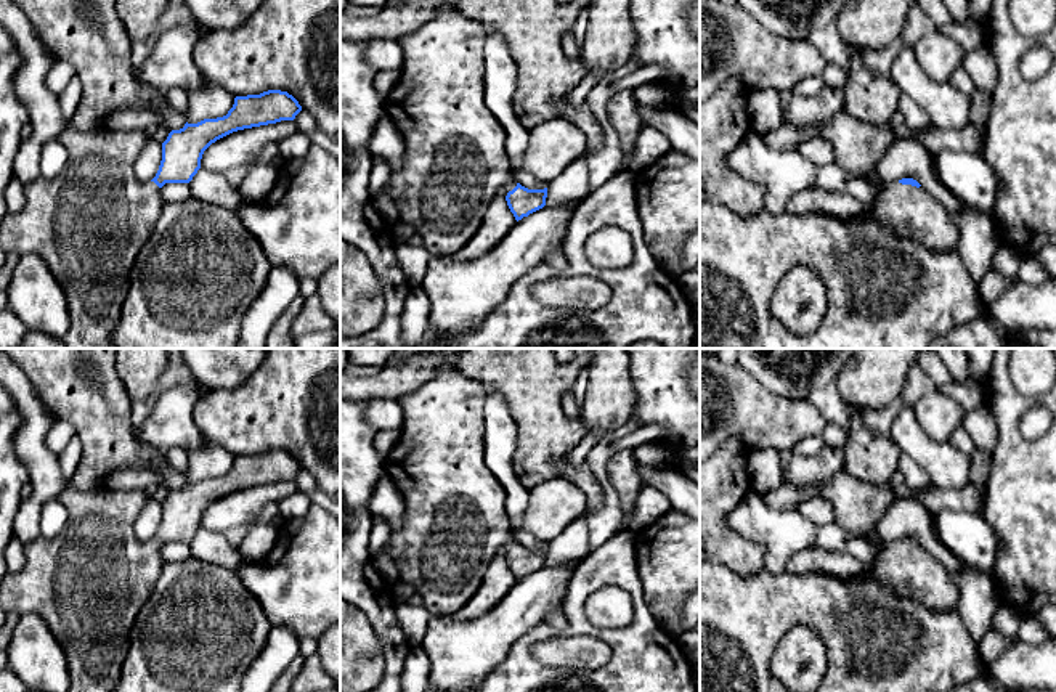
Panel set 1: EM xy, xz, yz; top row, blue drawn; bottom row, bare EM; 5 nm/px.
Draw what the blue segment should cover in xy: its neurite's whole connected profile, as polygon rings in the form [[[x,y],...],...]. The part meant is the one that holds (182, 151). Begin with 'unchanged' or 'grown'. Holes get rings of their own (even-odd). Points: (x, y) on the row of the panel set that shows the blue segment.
grown; [[[268,90],[260,95],[236,96],[226,116],[204,119],[197,124],[185,124],[180,130],[172,130],[162,143],[162,161],[156,177],[143,183],[135,173],[135,162],[151,140],[151,132],[133,130],[95,130],[80,132],[64,128],[58,141],[67,151],[66,169],[55,178],[42,178],[26,185],[26,204],[18,214],[6,212],[0,223],[0,249],[5,254],[34,254],[40,257],[61,284],[71,318],[71,328],[61,339],[66,348],[114,348],[114,329],[119,323],[124,300],[130,287],[130,275],[140,249],[151,236],[165,201],[160,188],[165,183],[189,183],[201,169],[204,151],[217,140],[244,128],[294,120],[302,111],[299,101],[281,90]]]

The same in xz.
grown; [[[443,0],[430,21],[398,40],[404,63],[384,109],[404,141],[404,159],[387,188],[400,220],[416,228],[432,255],[461,250],[501,191],[517,222],[546,206],[547,188],[528,189],[512,178],[506,132],[485,104],[486,37],[478,19],[464,16],[454,0]]]

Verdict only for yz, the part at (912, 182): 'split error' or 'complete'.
split error

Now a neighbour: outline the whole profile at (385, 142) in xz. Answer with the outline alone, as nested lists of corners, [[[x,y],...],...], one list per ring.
[[[385,109],[372,130],[369,149],[374,157],[385,159],[392,172],[401,169],[404,159],[404,141]]]

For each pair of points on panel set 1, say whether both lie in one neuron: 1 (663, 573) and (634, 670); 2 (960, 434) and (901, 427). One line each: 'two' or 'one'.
1: two
2: two

